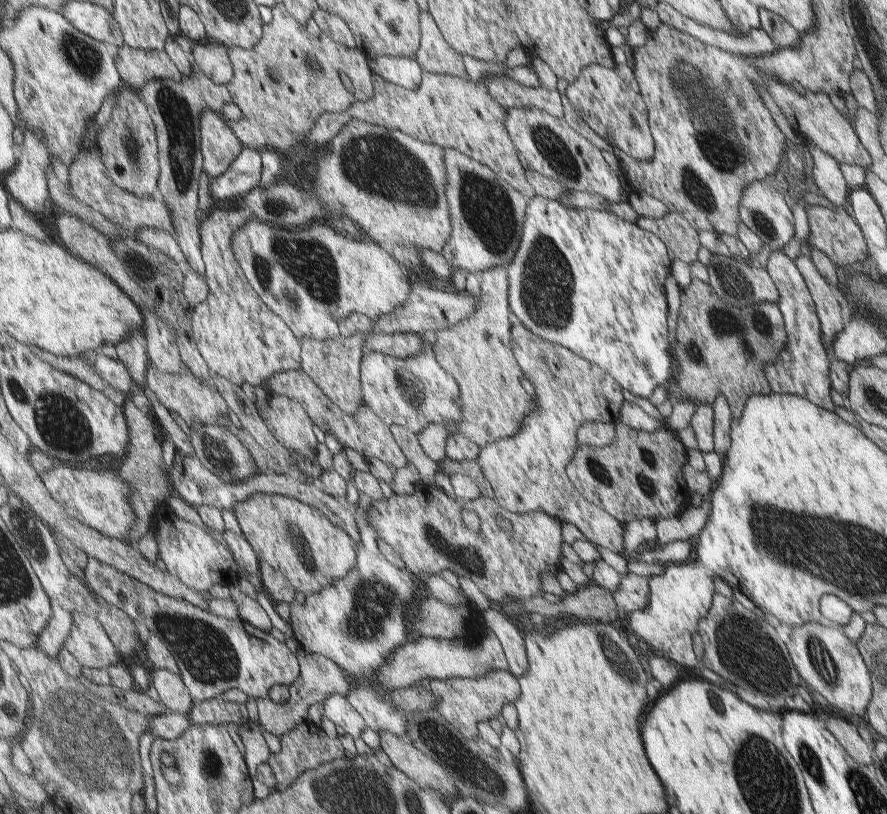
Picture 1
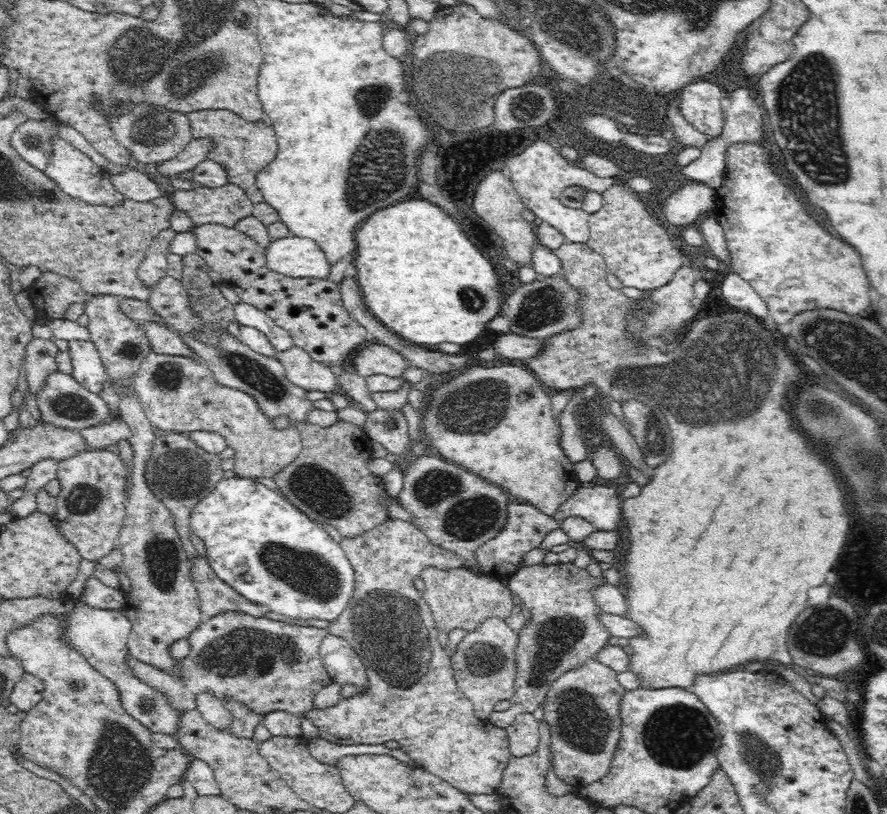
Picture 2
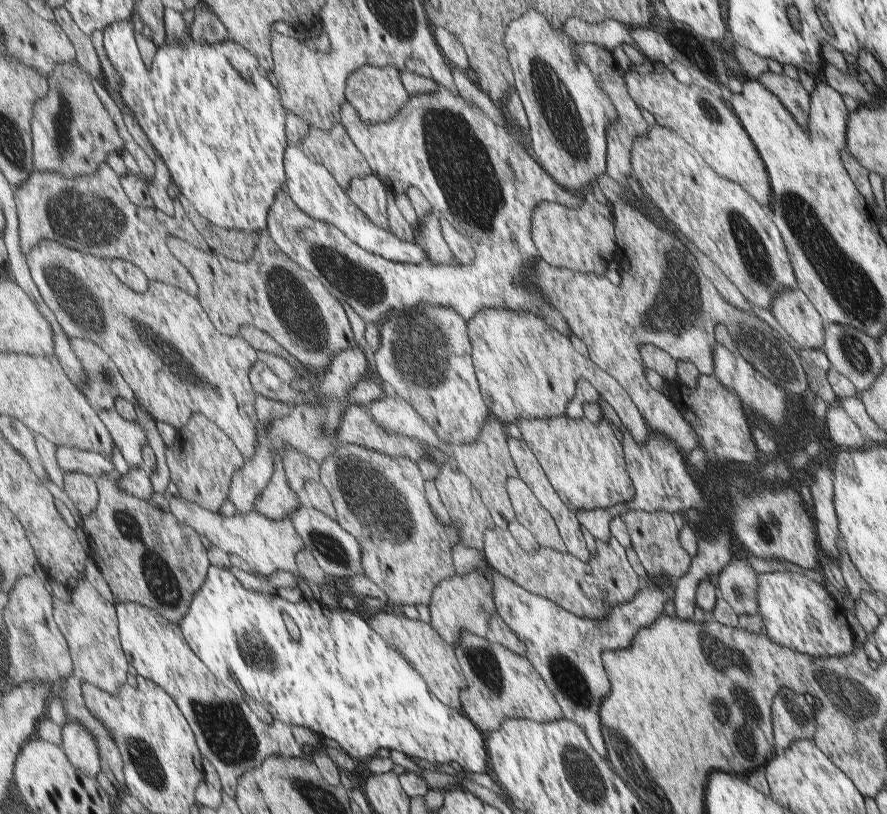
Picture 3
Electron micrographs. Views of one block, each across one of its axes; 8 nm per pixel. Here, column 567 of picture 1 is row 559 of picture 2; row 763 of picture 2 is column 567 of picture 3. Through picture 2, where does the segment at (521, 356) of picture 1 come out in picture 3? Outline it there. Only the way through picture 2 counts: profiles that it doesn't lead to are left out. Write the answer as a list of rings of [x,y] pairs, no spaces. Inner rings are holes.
[[[566,415],[525,418],[517,419],[515,426],[559,501],[568,510],[615,510],[635,496],[622,446],[604,417],[597,424],[591,424],[586,418],[571,419]]]

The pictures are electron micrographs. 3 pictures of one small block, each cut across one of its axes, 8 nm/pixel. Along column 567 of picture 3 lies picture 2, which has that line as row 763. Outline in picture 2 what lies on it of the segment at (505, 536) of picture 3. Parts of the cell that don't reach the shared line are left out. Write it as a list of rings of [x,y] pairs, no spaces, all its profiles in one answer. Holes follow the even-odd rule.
[[[594,658],[564,672],[550,686],[542,710],[550,729],[555,774],[562,782],[582,788],[610,773],[618,740],[622,738],[620,704],[626,691],[618,682],[617,672]]]

